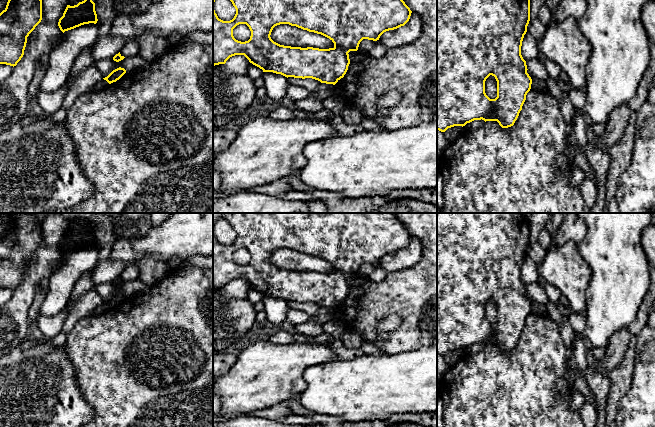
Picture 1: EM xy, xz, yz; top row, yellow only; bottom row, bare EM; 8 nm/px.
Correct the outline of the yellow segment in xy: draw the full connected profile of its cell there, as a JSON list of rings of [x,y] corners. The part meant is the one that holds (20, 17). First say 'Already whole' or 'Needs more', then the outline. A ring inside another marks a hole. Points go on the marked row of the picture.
Already whole. [[[8,0],[6,8],[0,13],[0,64],[16,66],[24,55],[27,37],[42,20],[42,0]]]

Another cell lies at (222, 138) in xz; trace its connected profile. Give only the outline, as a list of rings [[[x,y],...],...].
[[[213,128],[213,152],[221,152],[229,148],[237,137],[237,132],[229,129]]]

